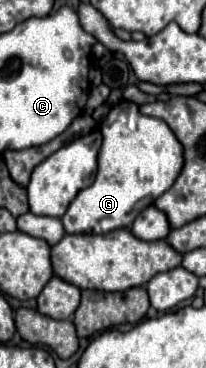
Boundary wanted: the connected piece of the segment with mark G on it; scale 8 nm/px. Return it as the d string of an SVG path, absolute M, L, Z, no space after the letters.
M120 101L116 107L110 109L108 117L102 123L102 147L98 153L98 173L92 187L82 189L76 199L70 203L68 211L62 217L66 233L110 233L120 227L130 227L138 213L152 205L162 191L170 189L170 183L182 171L182 147L178 147L178 139L162 119L146 117L138 113L138 105L130 101Z

